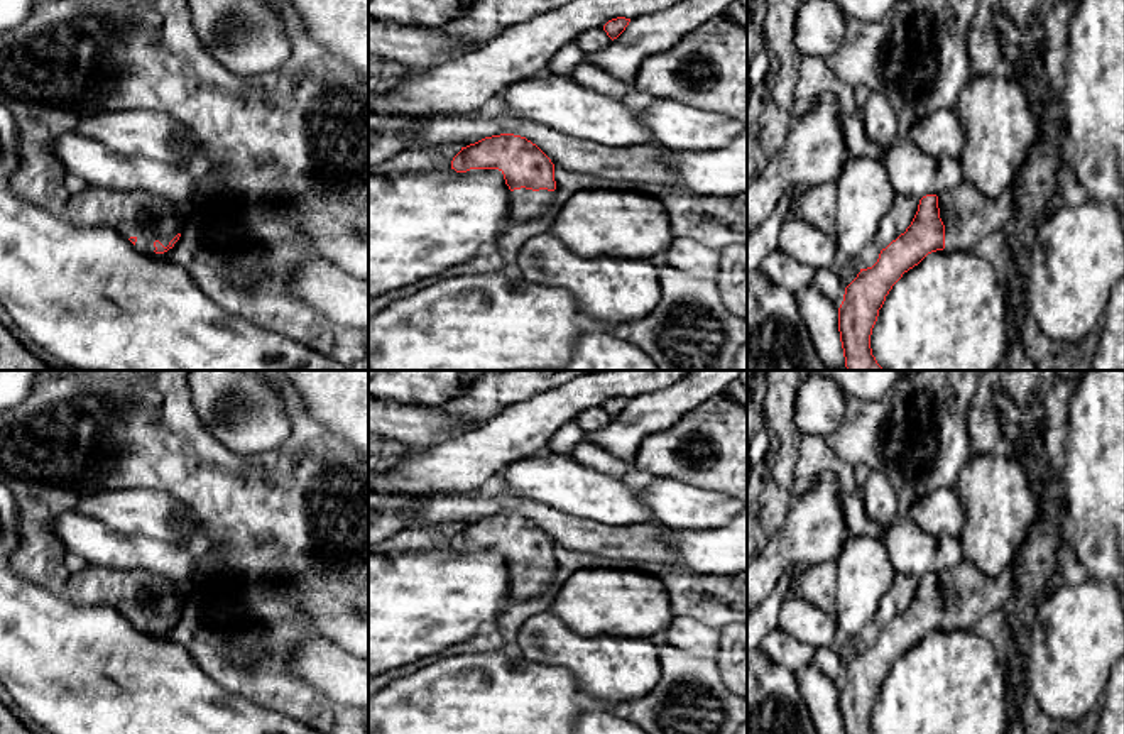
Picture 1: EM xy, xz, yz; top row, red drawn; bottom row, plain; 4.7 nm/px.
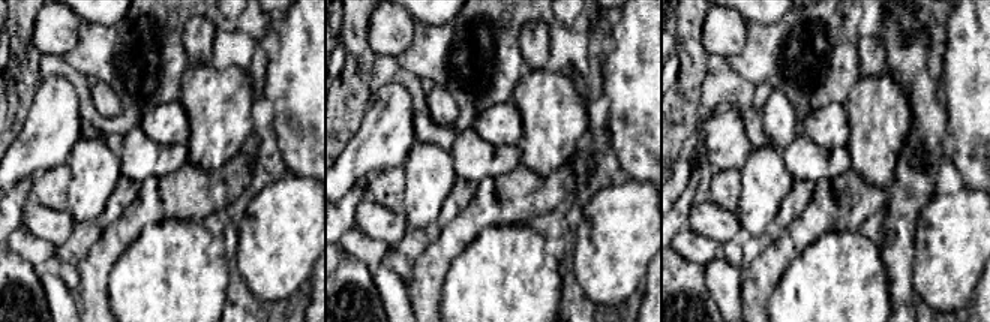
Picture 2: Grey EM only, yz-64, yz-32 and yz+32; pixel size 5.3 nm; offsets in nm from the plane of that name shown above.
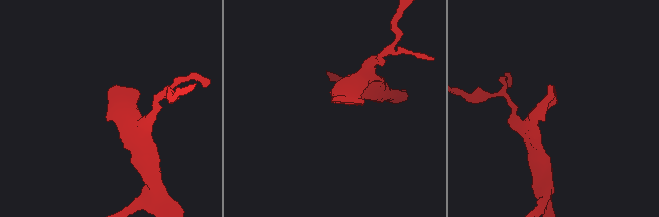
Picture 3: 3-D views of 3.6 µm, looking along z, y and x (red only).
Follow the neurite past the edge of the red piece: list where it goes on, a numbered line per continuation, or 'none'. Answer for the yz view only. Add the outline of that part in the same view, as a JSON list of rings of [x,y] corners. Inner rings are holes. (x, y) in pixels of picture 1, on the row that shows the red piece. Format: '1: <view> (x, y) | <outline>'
1: yz (967, 215) | [[[962,183],[936,196],[945,225],[945,249],[970,252],[984,237],[1004,232],[1012,220],[1018,193],[1012,184],[999,198],[985,198]]]

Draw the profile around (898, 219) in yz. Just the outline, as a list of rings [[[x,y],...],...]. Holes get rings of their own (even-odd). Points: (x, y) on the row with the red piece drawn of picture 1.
[[[896,196],[891,210],[882,218],[874,245],[881,250],[896,240],[911,225],[919,201],[908,196]]]

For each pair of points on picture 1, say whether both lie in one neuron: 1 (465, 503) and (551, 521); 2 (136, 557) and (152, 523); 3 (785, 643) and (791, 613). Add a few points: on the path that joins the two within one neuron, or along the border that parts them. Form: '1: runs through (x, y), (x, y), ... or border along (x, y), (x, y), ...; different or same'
1: runs through (487, 504), (519, 504), (529, 509); same
2: border along (109, 526), (122, 533), (166, 540), (176, 545); different
3: border along (780, 628), (815, 648); different

